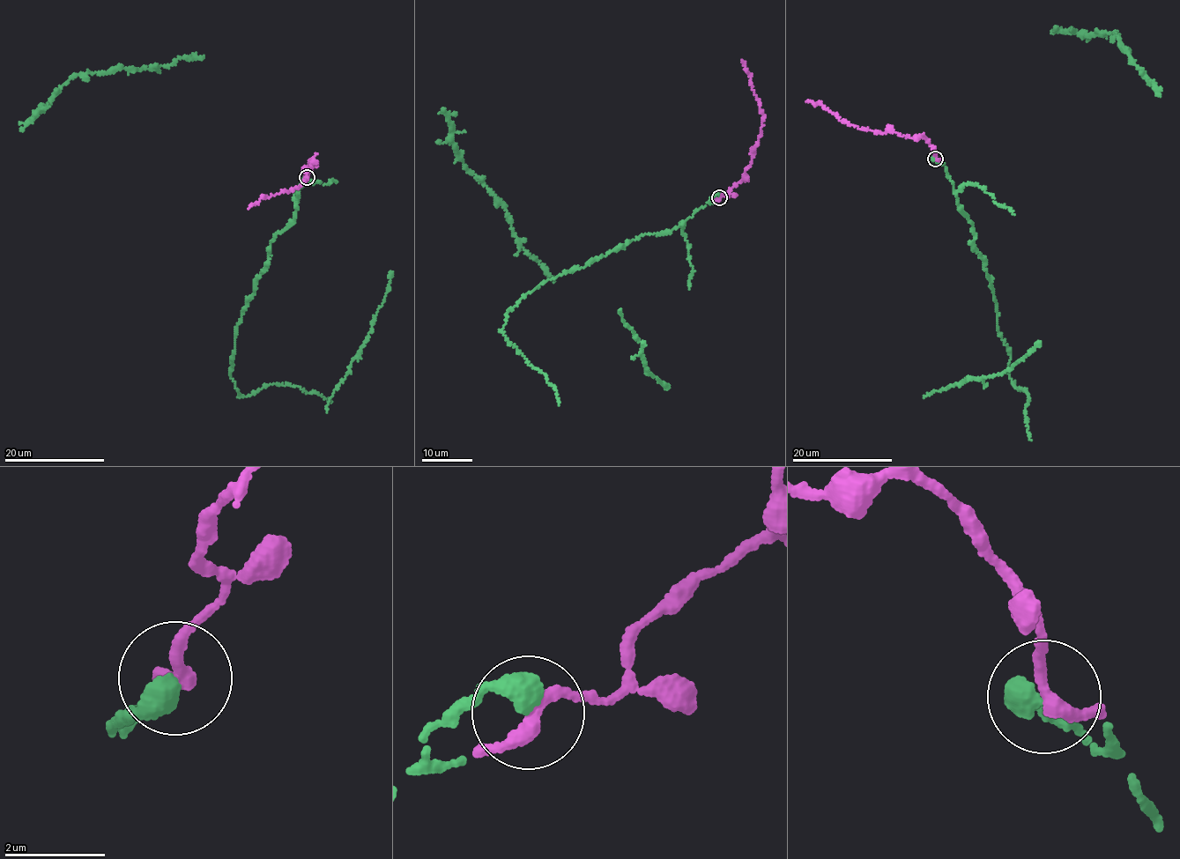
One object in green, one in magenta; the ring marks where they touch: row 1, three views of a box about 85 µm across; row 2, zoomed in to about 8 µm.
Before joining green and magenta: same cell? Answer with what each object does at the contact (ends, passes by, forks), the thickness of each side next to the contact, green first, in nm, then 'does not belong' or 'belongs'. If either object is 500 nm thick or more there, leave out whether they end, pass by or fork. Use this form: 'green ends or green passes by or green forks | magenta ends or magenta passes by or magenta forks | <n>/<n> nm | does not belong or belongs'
green ends | magenta passes by | 480/240 nm | belongs

